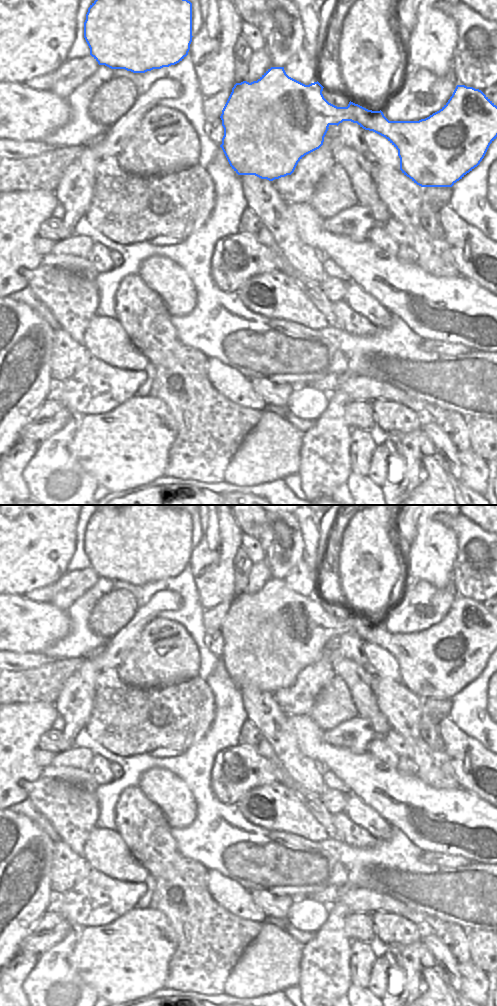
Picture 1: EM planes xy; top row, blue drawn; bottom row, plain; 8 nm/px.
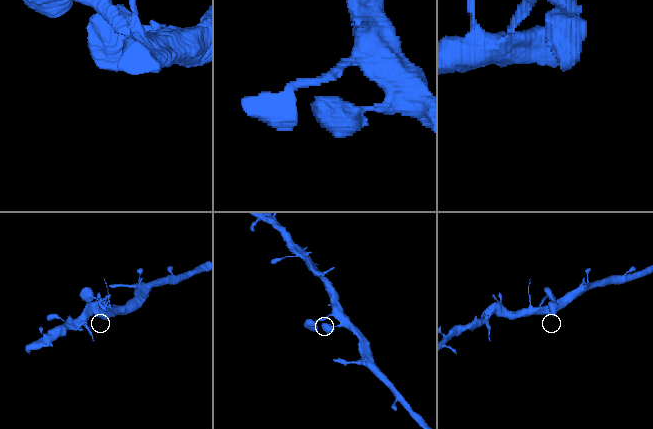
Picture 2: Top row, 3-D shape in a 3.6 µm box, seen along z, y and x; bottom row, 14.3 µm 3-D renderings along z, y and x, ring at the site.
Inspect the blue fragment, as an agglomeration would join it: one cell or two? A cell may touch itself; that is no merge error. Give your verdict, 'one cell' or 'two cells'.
one cell

